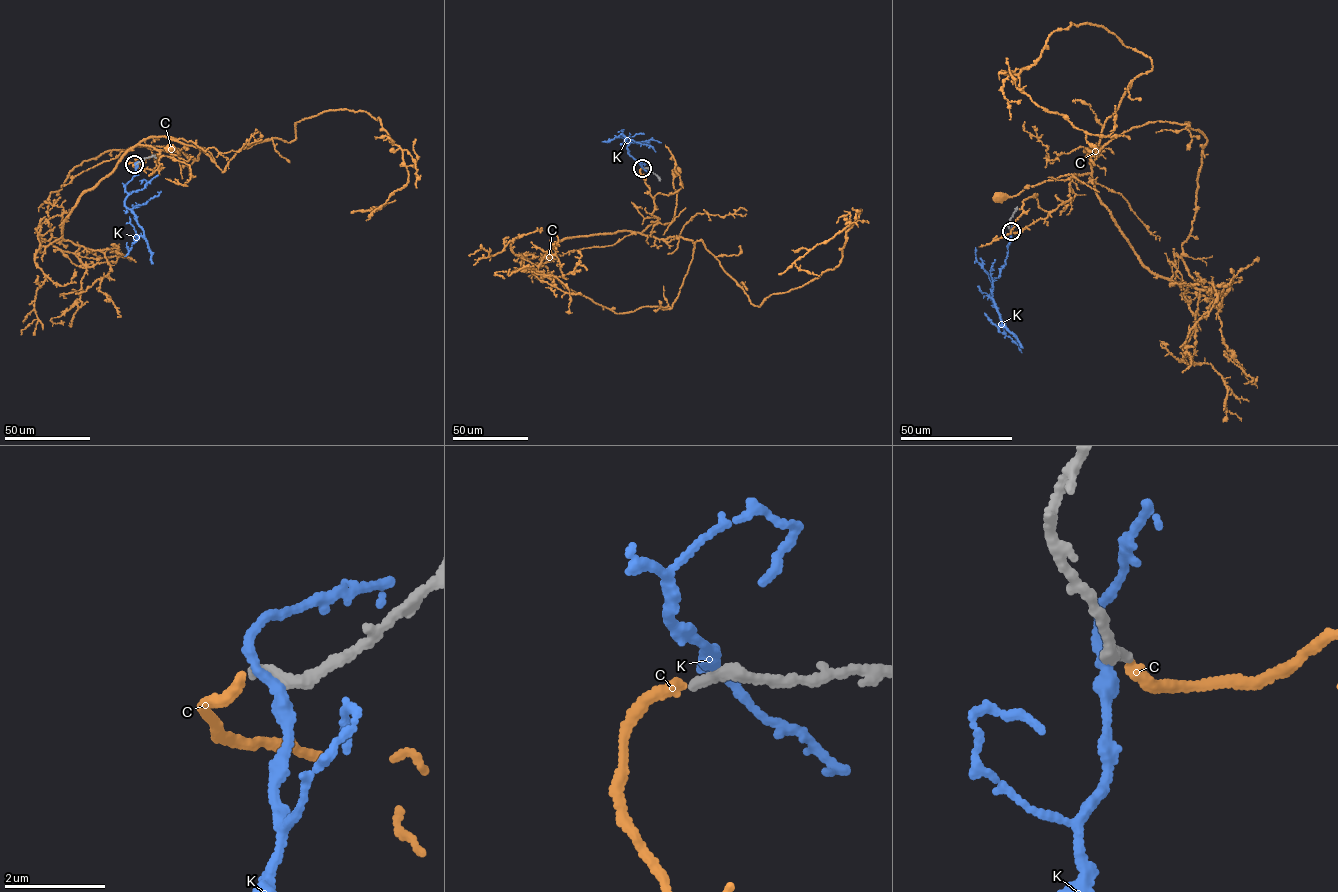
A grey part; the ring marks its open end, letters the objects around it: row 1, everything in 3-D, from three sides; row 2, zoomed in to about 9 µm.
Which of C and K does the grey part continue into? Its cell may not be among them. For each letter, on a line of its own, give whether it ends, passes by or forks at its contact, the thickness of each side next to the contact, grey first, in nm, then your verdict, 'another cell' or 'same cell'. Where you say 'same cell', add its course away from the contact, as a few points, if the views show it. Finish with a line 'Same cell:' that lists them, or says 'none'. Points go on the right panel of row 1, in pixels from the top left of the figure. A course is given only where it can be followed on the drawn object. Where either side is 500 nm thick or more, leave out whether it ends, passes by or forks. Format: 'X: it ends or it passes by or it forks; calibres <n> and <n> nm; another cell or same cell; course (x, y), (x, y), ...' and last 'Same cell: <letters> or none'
C: it ends; calibres 200 and 200 nm; same cell; course (1011, 231), (1019, 232), (1045, 218), (1070, 199), (1069, 181), (1075, 174), (1026, 186), (1013, 196), (998, 197)
K: it passes by; calibres 300 and 240 nm; another cell
Same cell: C

